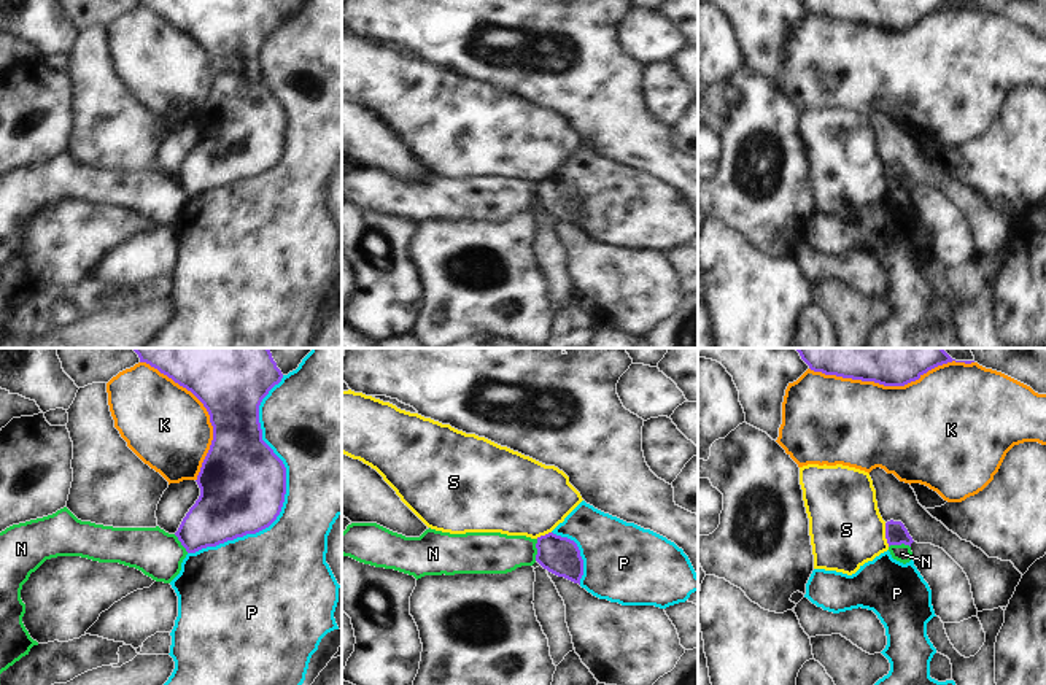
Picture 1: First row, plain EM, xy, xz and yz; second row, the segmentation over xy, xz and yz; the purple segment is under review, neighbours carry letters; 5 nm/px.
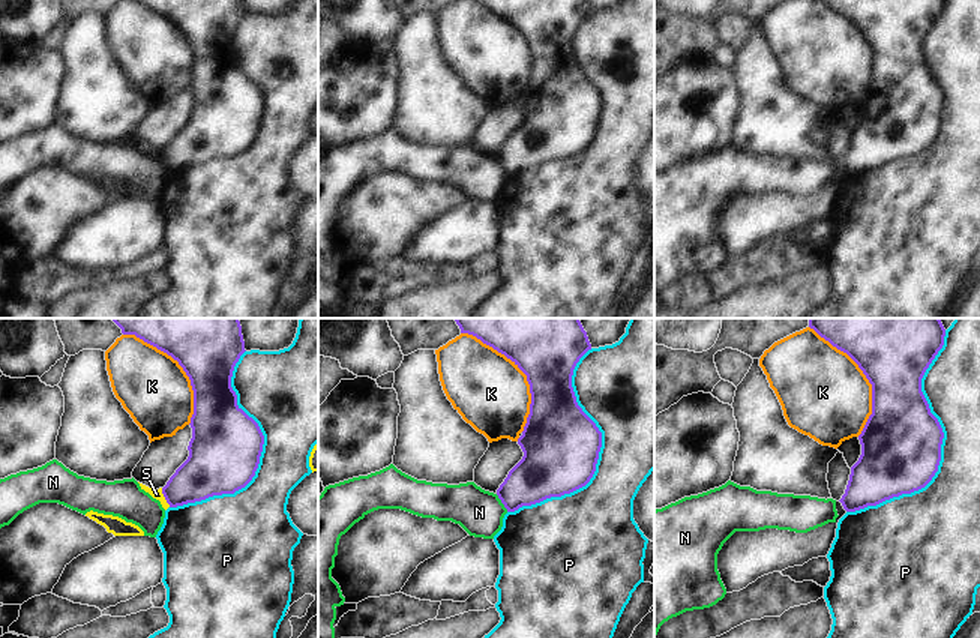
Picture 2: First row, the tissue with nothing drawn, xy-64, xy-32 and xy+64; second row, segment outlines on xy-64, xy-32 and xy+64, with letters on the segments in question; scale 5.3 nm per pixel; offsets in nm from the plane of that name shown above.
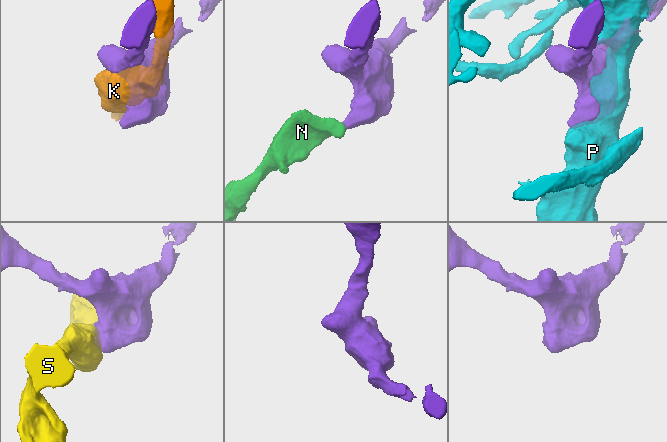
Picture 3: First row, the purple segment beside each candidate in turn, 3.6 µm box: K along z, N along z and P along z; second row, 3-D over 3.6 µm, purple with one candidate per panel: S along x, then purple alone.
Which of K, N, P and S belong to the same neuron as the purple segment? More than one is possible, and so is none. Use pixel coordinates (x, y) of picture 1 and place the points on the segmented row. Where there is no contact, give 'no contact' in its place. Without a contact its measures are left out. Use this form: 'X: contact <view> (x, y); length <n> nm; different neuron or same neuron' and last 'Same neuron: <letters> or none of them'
K: contact yz (891, 385); length 850 nm; different neuron
N: contact xz (538, 550); length 110 nm; different neuron
P: contact xy (285, 491); length 1000 nm; different neuron
S: contact yz (886, 534); length 120 nm; different neuron
Same neuron: none of them

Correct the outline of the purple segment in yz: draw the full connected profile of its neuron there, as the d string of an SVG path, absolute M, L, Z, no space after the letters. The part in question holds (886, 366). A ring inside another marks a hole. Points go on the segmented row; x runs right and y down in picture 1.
M795 348L814 372L905 386L952 362L943 348Z

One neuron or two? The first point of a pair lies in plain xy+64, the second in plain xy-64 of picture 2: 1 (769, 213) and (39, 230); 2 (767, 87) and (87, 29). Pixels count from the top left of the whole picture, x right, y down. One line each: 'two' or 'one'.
1: one
2: one

